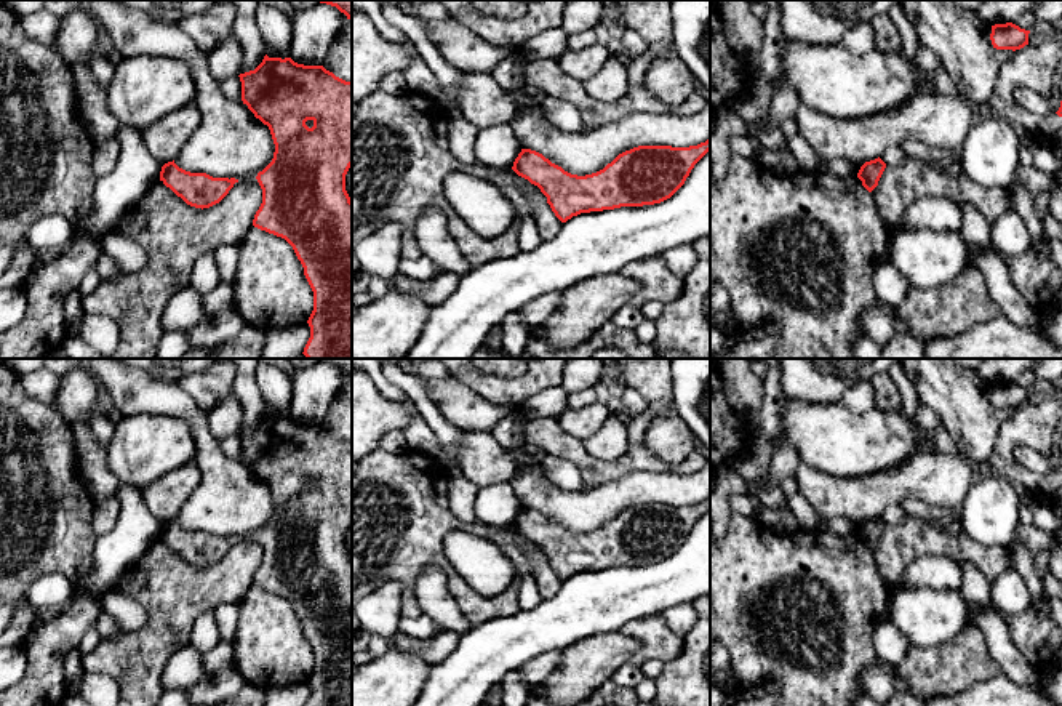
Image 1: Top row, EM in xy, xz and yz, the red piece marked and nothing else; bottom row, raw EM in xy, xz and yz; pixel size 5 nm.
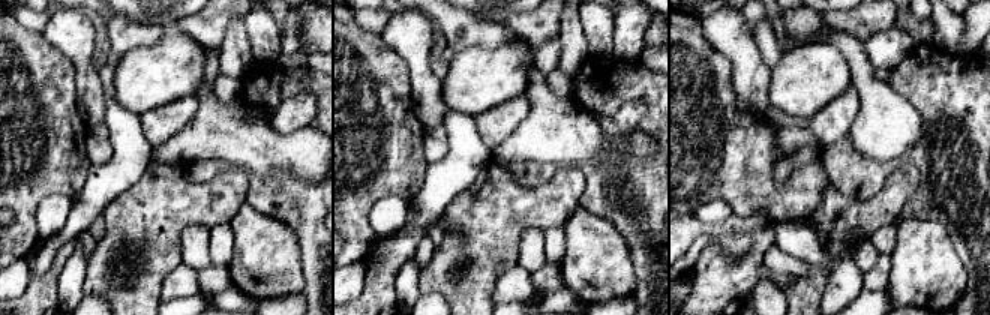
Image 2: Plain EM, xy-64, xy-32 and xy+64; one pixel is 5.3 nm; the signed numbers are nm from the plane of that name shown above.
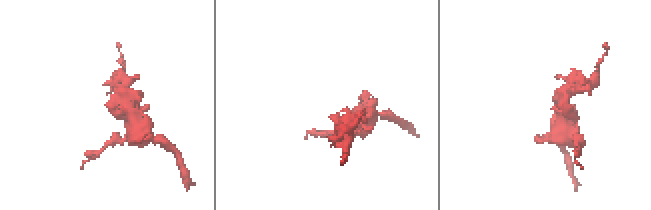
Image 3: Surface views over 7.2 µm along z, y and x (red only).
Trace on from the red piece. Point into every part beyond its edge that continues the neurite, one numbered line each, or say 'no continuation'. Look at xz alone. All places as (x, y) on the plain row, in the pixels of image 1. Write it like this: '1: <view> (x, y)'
no continuation

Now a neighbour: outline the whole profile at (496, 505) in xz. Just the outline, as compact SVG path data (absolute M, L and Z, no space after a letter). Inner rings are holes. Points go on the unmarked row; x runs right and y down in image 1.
M512 482L480 487L473 504L480 523L494 528L510 528L521 507Z

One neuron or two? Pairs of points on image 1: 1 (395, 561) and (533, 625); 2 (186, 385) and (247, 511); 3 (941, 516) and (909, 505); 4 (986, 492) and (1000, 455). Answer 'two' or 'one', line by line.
1: two
2: two
3: one
4: two

